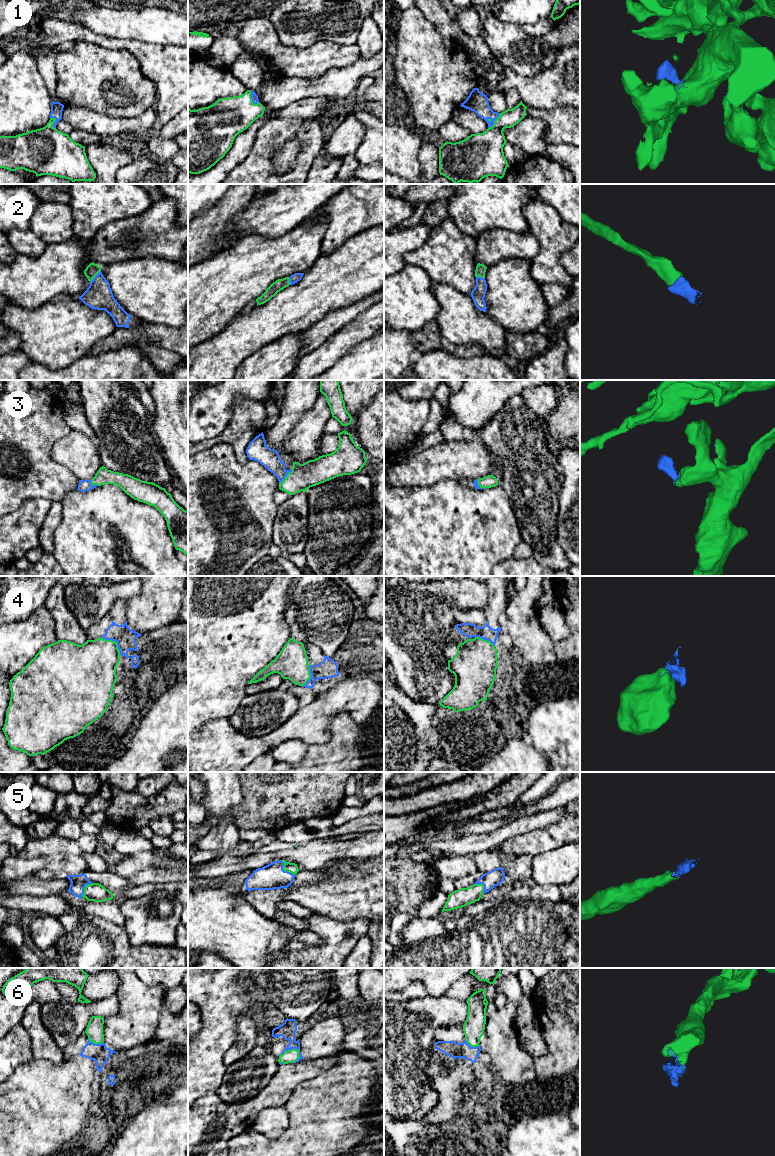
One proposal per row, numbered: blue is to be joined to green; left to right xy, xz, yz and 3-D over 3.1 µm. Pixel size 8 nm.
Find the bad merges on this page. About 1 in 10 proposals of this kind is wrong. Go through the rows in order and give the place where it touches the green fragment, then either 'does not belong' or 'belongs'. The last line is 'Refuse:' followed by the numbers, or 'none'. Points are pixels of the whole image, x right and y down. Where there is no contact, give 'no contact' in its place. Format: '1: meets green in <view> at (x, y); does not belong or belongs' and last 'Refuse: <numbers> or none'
1: meets green in xz at (251, 98); belongs
2: meets green in xy at (95, 275); belongs
3: meets green in xz at (286, 476); belongs
4: meets green in xy at (115, 642); belongs
5: meets green in xz at (285, 870); belongs
6: meets green in xz at (291, 1049); belongs
Refuse: none

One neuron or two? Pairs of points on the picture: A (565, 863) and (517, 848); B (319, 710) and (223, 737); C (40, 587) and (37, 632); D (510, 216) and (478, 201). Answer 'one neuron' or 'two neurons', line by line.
A: two neurons
B: one neuron
C: two neurons
D: one neuron

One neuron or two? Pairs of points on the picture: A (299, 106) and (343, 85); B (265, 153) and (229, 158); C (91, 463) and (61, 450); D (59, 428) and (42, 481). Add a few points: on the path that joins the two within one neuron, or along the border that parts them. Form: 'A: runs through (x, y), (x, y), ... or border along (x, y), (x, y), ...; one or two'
A: border along (330, 97), (303, 97), (296, 101); two
B: border along (255, 135), (249, 153), (229, 173); two
C: runs through (84, 459), (76, 451), (68, 451); one
D: runs through (46, 441), (42, 445), (42, 468); one

